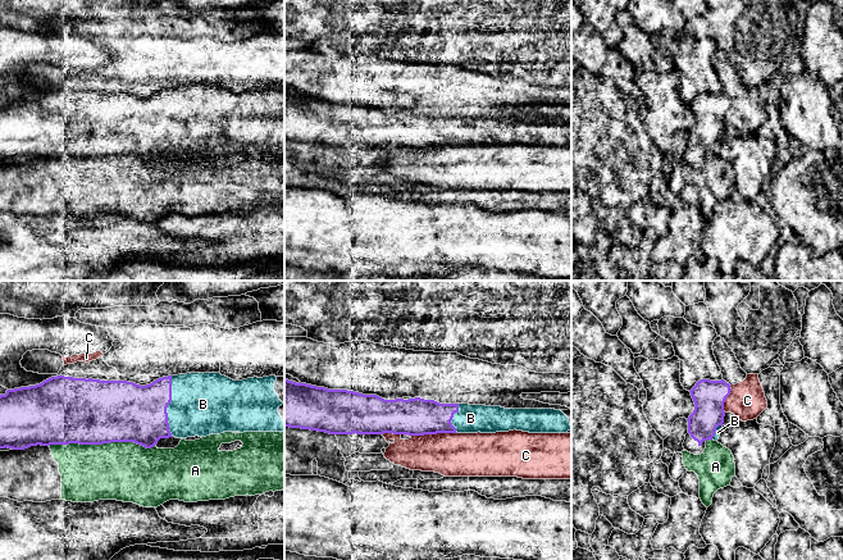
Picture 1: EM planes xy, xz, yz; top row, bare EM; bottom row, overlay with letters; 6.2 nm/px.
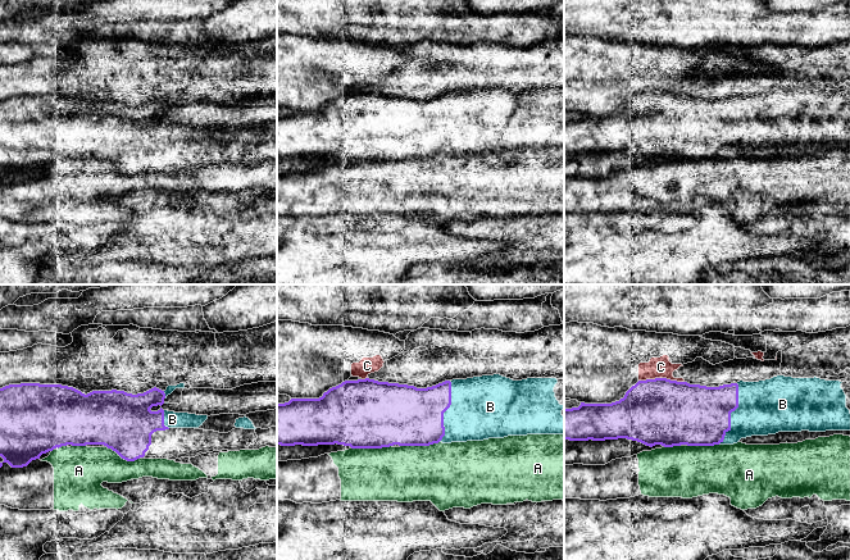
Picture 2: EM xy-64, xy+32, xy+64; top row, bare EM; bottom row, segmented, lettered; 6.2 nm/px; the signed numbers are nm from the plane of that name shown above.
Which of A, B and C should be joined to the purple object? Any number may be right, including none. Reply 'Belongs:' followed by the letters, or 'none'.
Belongs: B

